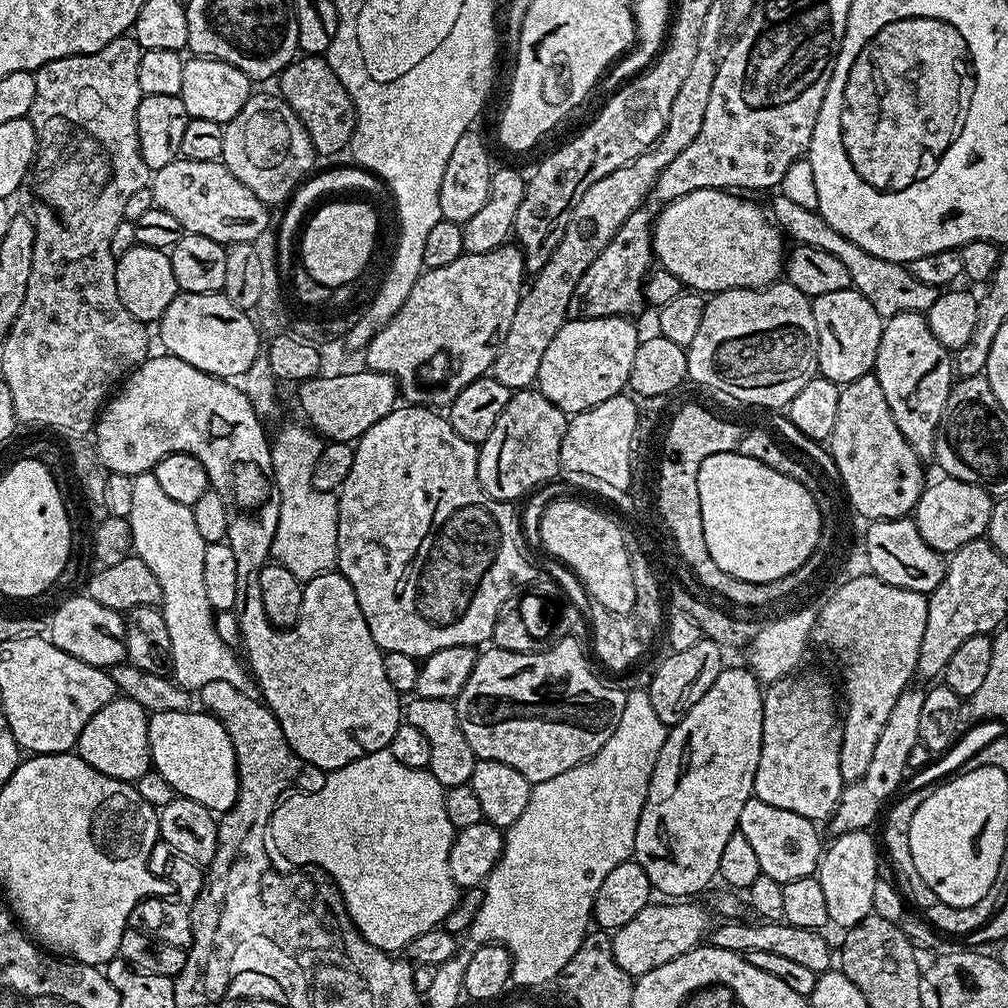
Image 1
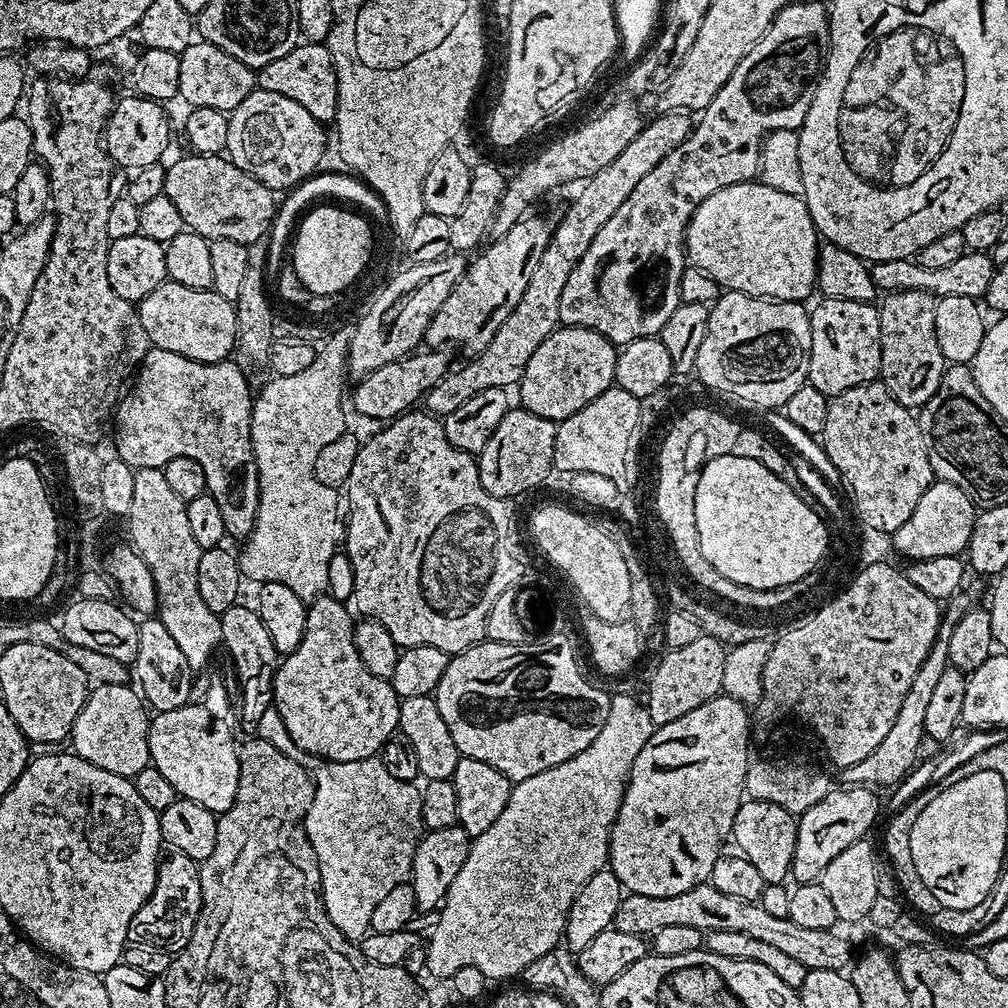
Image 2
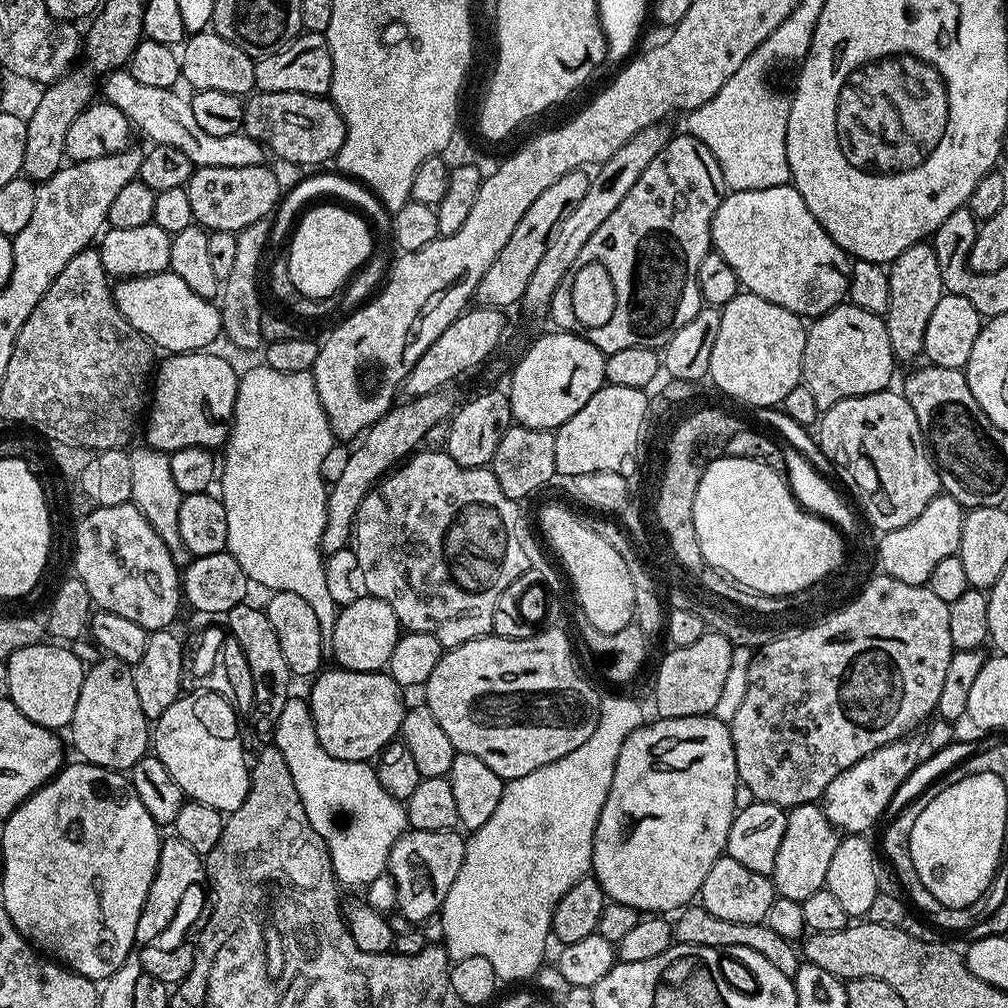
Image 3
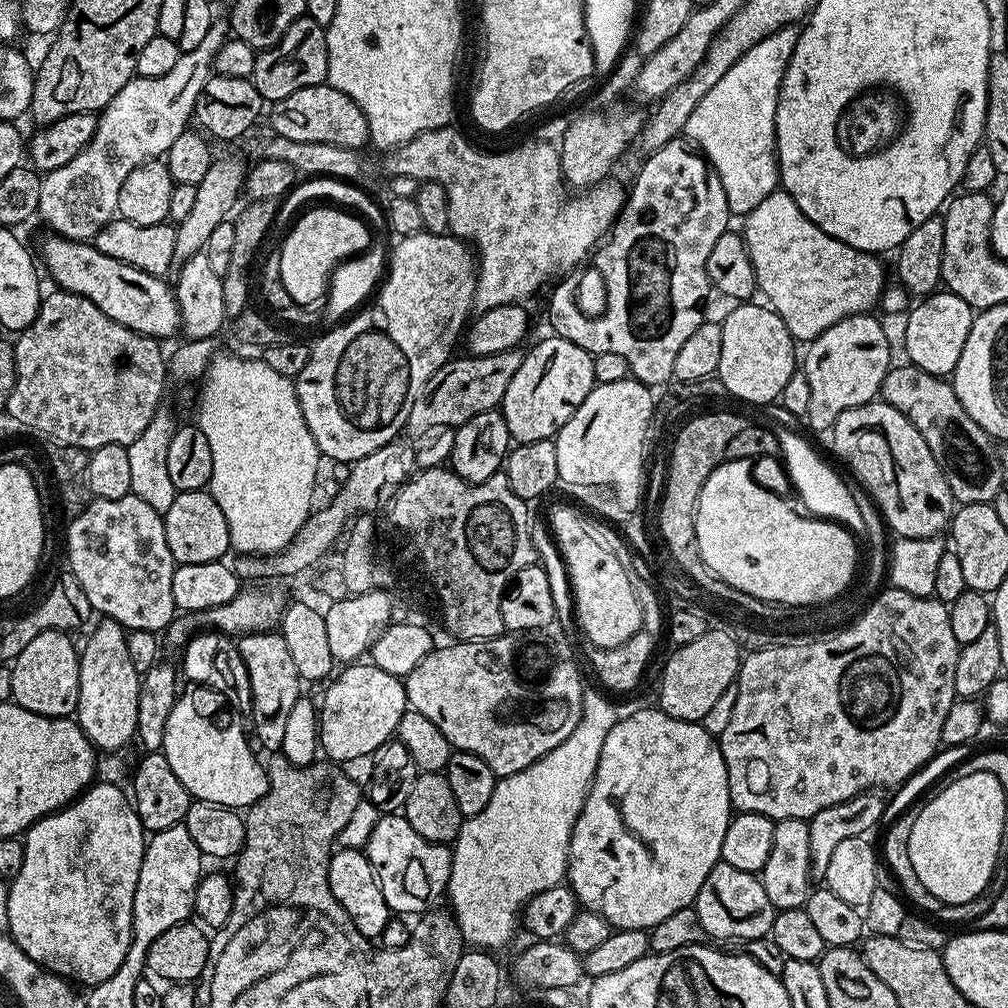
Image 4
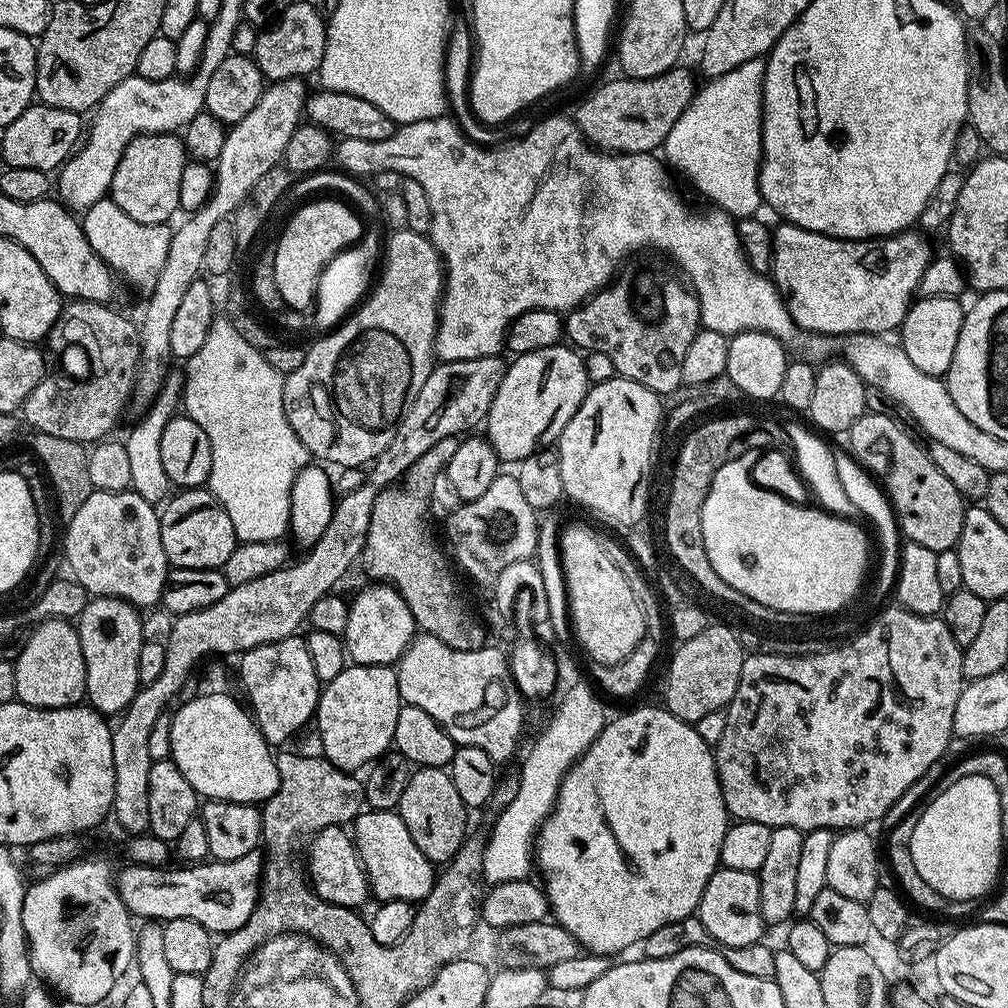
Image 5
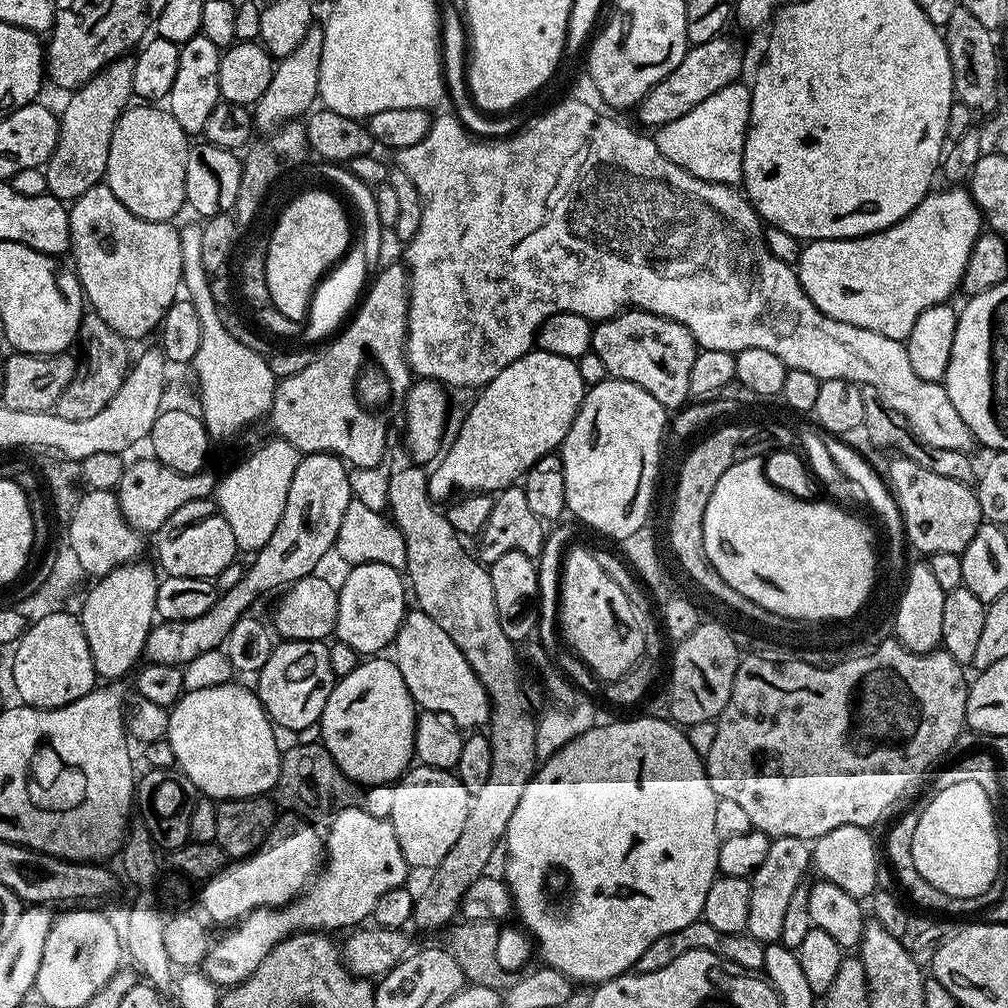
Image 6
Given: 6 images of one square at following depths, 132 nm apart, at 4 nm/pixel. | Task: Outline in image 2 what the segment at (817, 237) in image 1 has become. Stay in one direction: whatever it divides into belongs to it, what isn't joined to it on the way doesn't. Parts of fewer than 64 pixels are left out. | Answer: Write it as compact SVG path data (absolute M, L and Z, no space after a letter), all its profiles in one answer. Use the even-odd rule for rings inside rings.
M965 250L958 258L954 258L954 262L949 262L946 266L937 266L935 270L916 263L912 258L877 260L871 265L871 270L874 286L884 294L918 290L919 292L928 292L937 298L945 296L946 298L970 298L979 301L987 293L994 265L989 253Z

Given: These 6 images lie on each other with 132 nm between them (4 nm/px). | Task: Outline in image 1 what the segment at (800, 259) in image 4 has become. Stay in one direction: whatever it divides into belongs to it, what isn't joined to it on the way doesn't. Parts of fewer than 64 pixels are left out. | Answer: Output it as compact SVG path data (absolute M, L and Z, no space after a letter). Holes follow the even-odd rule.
M719 188L694 190L690 194L686 194L682 198L672 201L671 204L663 205L663 207L659 209L661 212L658 212L658 215L655 217L652 230L652 250L659 267L670 270L670 274L674 274L674 278L678 278L683 282L685 289L701 294L715 294L725 292L731 288L767 288L769 284L775 284L781 279L782 273L786 268L786 247L784 248L786 240L782 235L781 229L773 223L769 213L765 211L765 209L764 213L758 205L751 204L748 200L739 200L736 196L739 195Z

